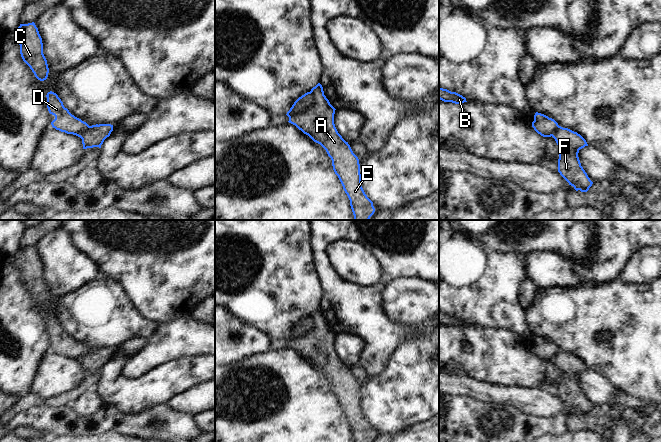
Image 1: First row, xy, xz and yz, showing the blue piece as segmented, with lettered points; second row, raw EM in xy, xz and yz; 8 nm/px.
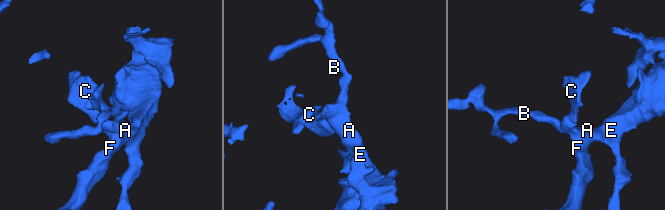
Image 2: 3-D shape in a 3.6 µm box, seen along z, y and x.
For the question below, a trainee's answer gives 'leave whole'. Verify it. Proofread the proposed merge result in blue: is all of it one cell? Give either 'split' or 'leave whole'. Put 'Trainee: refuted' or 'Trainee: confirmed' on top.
Trainee: refuted
split

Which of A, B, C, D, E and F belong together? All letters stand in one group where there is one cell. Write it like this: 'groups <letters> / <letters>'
groups A B E F / C D

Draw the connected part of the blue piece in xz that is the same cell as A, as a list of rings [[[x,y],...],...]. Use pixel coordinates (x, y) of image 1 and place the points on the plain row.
[[[320,307],[310,316],[313,329],[299,338],[289,340],[288,346],[326,374],[332,384],[333,394],[350,424],[354,442],[370,442],[375,432],[361,410],[359,383],[335,351],[336,333],[324,319]]]

